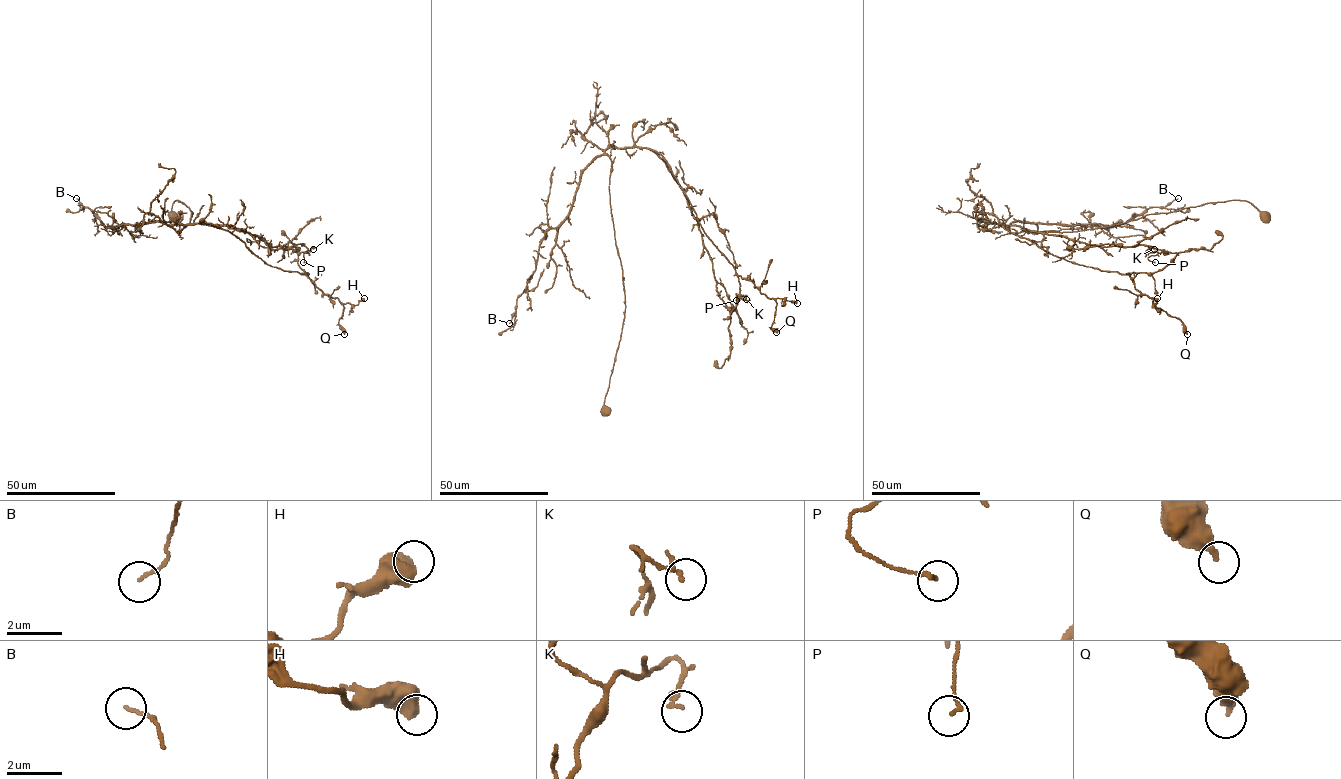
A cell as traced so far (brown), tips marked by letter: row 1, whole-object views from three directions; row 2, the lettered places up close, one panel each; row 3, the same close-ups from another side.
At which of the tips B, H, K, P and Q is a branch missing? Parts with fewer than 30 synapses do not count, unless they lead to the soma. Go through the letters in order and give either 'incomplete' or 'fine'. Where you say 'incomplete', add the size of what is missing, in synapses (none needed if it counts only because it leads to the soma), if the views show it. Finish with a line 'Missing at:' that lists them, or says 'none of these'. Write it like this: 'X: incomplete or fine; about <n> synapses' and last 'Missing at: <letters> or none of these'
B: fine
H: fine
K: fine
P: fine
Q: fine
Missing at: none of these

